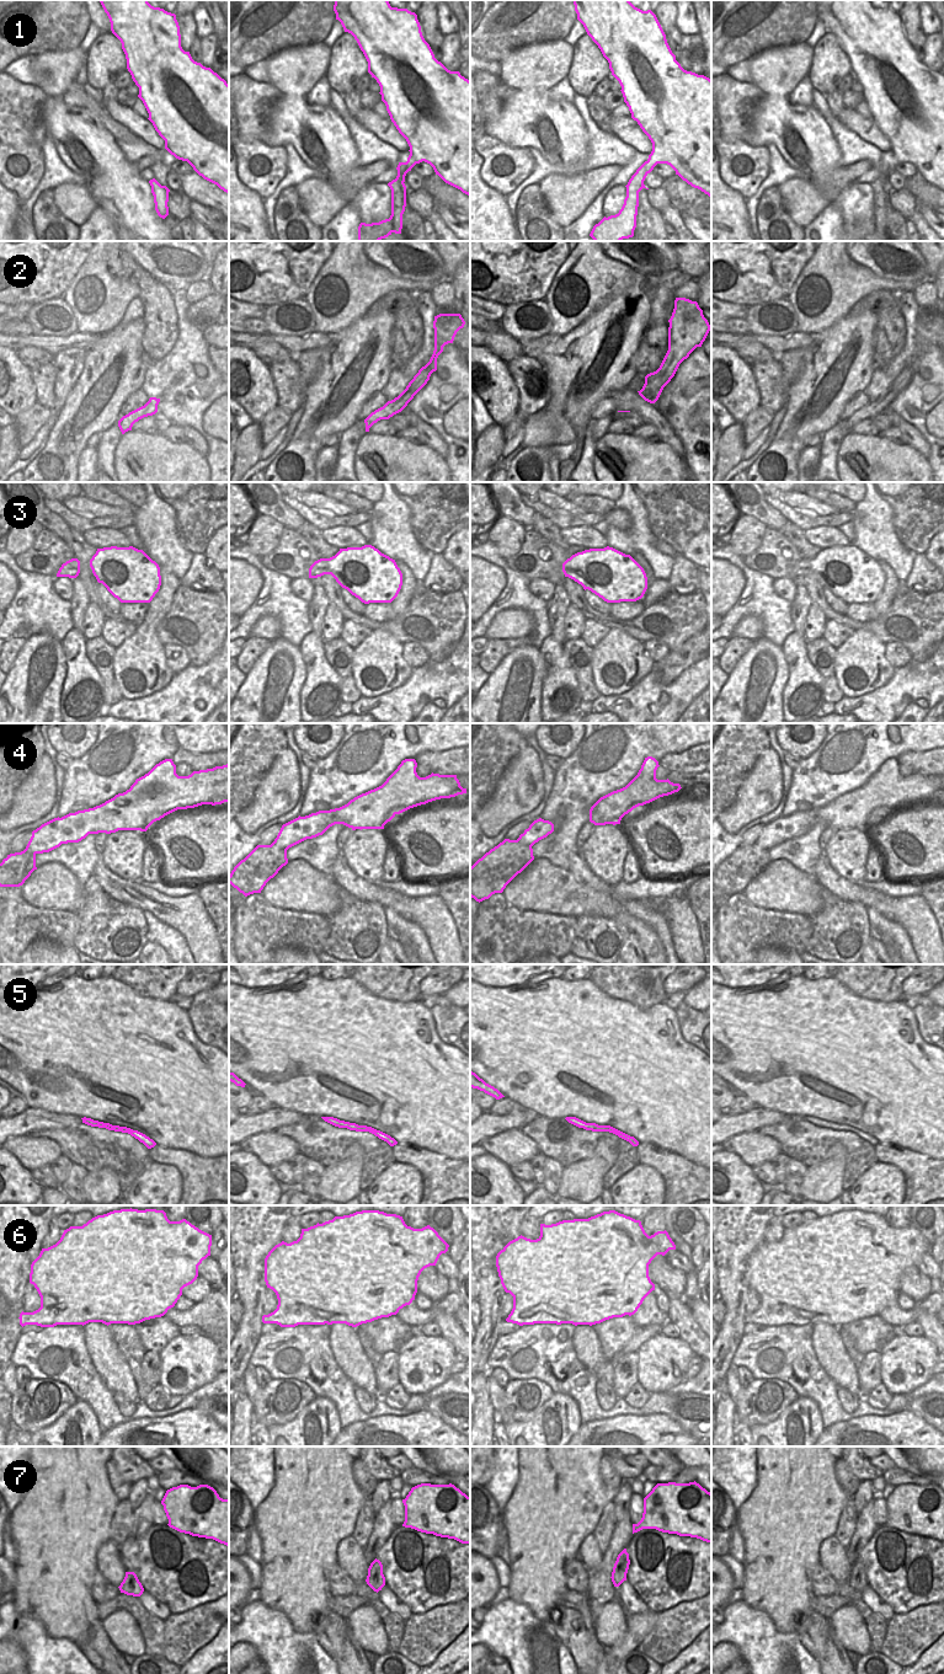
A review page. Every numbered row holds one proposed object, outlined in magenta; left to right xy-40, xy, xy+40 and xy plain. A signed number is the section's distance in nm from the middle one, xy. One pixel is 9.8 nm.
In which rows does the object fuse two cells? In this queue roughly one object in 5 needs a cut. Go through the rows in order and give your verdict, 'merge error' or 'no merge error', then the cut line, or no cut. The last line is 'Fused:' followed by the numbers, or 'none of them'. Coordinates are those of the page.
1: no merge error; cut none
2: no merge error; cut none
3: no merge error; cut none
4: no merge error; cut none
5: no merge error; cut none
6: no merge error; cut none
7: no merge error; cut none
Fused: none of them

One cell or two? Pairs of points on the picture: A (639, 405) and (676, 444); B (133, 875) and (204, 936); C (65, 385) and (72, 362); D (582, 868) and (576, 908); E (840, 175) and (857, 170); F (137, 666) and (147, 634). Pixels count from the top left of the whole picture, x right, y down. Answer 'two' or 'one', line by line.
A: one
B: two
C: one
D: two
E: one
F: one

